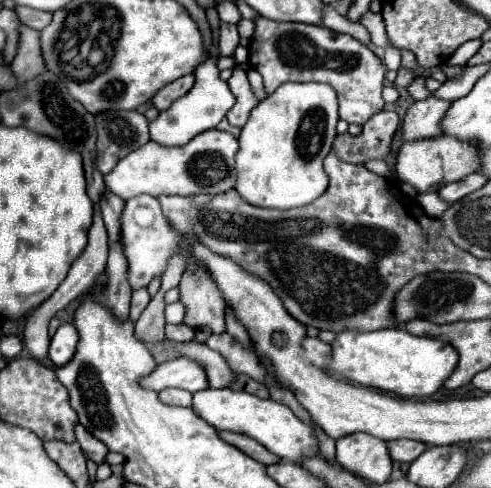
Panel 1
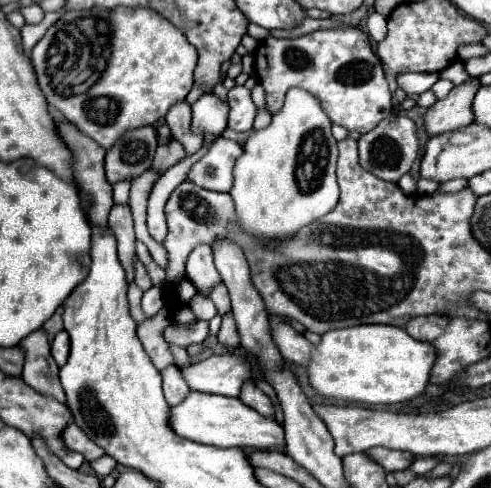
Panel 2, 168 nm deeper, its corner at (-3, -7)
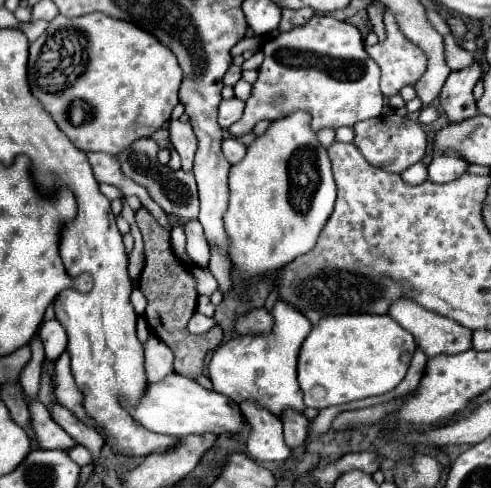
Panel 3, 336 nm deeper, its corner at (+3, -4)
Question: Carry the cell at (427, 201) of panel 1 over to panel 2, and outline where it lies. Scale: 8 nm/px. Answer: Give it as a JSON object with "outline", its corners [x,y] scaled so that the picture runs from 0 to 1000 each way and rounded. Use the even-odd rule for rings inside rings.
{"outline":[[[945,365],[916,369],[900,375],[892,391],[900,391],[900,395],[923,395],[951,383],[951,375],[953,369]]]}

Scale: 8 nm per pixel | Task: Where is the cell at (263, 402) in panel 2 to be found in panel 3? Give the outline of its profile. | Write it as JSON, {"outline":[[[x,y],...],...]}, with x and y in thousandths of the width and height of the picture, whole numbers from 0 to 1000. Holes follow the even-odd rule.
{"outline":[[[497,820],[489,828],[497,857],[513,873],[505,898],[505,930],[525,947],[546,943],[582,943],[591,934],[591,918],[574,898],[574,865],[566,852],[546,844],[546,836],[530,836],[521,824]]]}

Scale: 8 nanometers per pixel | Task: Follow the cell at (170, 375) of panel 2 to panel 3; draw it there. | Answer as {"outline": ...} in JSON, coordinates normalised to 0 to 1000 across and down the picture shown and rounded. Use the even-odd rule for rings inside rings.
{"outline":[[[310,689],[293,705],[293,725],[297,725],[297,770],[301,783],[318,787],[322,779],[334,779],[334,770],[354,762],[354,730],[342,709],[334,709],[330,697]]]}

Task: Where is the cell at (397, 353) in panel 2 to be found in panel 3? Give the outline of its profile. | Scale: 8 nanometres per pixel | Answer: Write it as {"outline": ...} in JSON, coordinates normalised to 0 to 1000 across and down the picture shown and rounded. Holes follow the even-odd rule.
{"outline":[[[790,643],[660,648],[619,697],[607,730],[607,783],[619,803],[619,828],[656,840],[790,807],[823,779],[843,721],[843,689],[815,672]]]}

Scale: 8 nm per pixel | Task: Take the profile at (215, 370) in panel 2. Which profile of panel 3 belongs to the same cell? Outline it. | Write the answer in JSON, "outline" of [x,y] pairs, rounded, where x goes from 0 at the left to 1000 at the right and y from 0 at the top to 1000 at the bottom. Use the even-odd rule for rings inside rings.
{"outline":[[[562,619],[558,635],[558,676],[534,689],[485,689],[436,721],[424,746],[424,770],[432,779],[432,795],[444,807],[464,811],[477,824],[517,820],[530,832],[554,840],[562,852],[574,848],[578,836],[599,836],[619,844],[615,803],[603,775],[603,746],[611,725],[611,705],[627,689],[627,652],[615,648],[603,631],[582,619]]]}

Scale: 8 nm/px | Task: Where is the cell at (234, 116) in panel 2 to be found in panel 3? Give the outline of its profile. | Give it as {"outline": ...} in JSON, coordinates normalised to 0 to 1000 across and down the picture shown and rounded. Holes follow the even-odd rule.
{"outline":[[[473,197],[468,205],[452,205],[448,230],[444,230],[444,254],[452,262],[464,262],[493,242],[493,230],[497,230],[497,205],[489,205],[481,197]]]}

